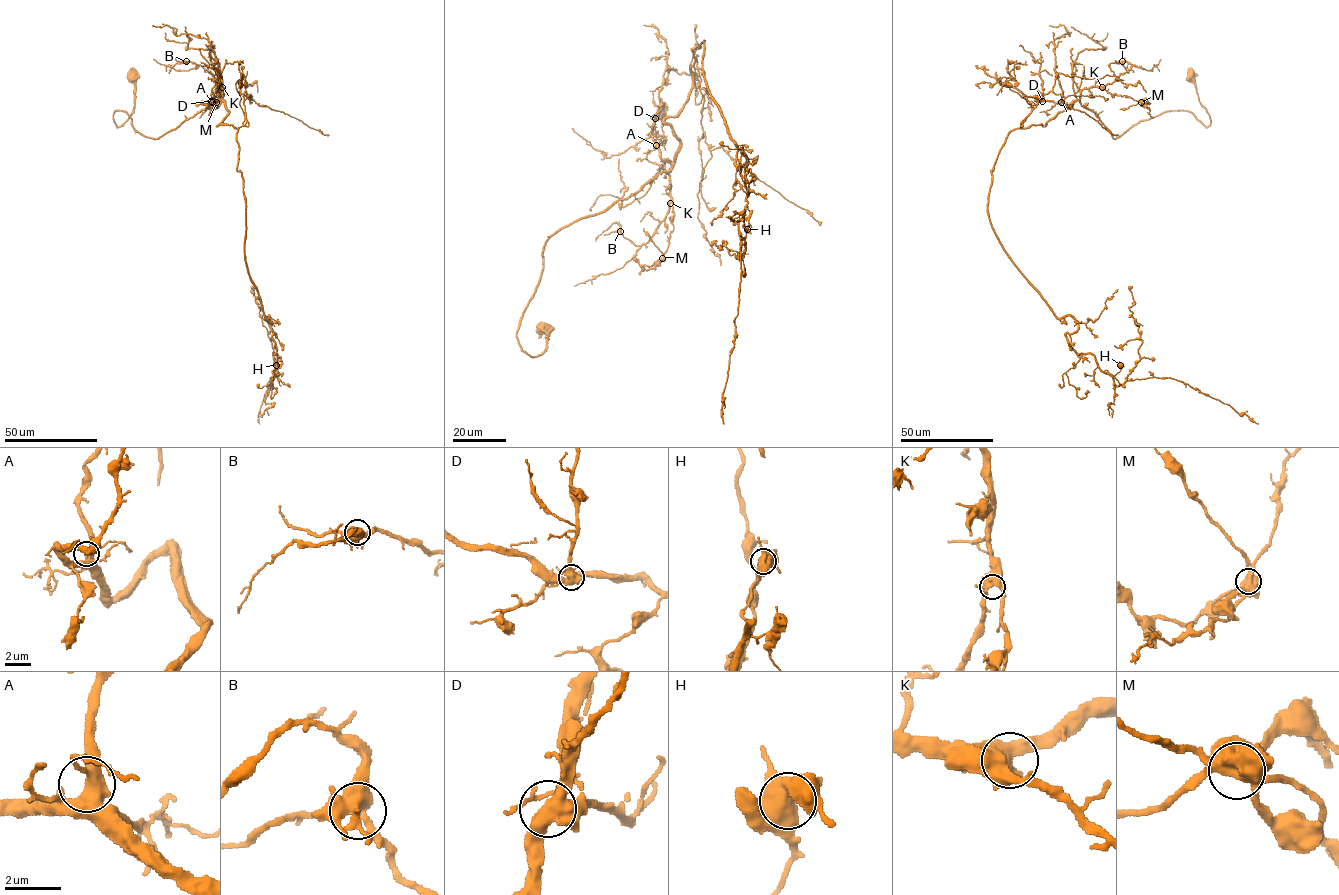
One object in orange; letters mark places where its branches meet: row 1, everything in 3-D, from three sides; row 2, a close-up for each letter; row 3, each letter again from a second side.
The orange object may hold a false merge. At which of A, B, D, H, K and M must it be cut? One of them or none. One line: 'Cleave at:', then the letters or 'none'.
Cleave at: M

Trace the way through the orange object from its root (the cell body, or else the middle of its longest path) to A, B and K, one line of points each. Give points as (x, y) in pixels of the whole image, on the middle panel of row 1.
A: (543, 328), (546, 348), (531, 356), (516, 331), (541, 276), (545, 242), (669, 170), (656, 145)
B: (543, 328), (531, 356), (516, 331), (545, 242), (665, 172), (653, 235), (635, 246), (620, 230)
K: (543, 328), (546, 348), (531, 356), (516, 331), (550, 236), (628, 198), (663, 172), (670, 177), (670, 203)

